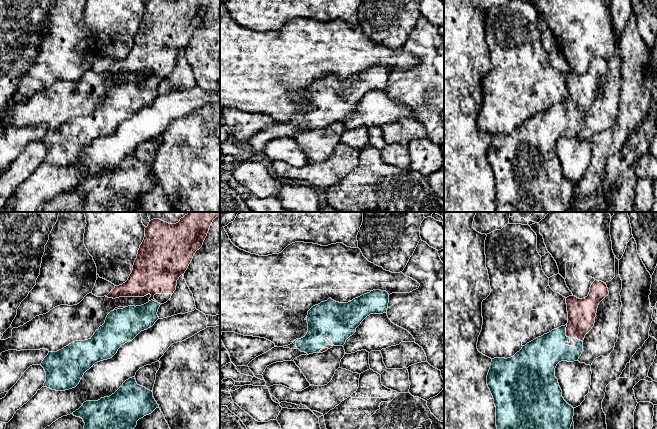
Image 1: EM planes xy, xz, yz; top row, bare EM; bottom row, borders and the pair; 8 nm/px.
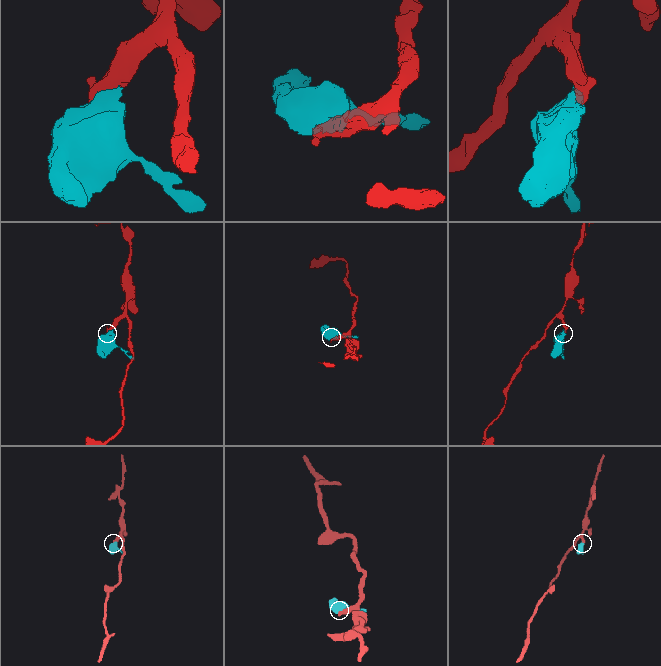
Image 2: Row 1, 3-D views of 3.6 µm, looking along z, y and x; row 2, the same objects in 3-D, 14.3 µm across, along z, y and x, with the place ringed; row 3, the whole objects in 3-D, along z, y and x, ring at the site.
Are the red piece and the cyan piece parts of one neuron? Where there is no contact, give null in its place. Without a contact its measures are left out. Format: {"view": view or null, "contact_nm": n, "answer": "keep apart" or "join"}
{"view": "yz", "contact_nm": 200, "answer": "join"}

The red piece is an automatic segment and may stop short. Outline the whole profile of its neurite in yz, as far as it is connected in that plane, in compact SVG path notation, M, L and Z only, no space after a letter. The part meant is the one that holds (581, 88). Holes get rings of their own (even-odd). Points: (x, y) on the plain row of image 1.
M595 56L591 63L590 68L587 73L579 75L575 72L569 72L566 74L567 88L568 88L568 99L565 102L561 102L551 108L544 110L541 113L534 115L533 117L527 119L522 125L517 128L511 134L494 134L492 135L491 142L487 151L487 161L494 175L494 180L496 183L496 202L497 202L497 212L566 212L567 208L571 204L574 192L574 184L569 181L562 173L562 166L559 162L558 155L555 153L555 144L557 140L561 137L574 138L578 137L579 133L583 127L583 116L585 111L592 105L595 99L595 93L597 89L597 84L599 79L608 72L609 67L607 61L602 57Z

